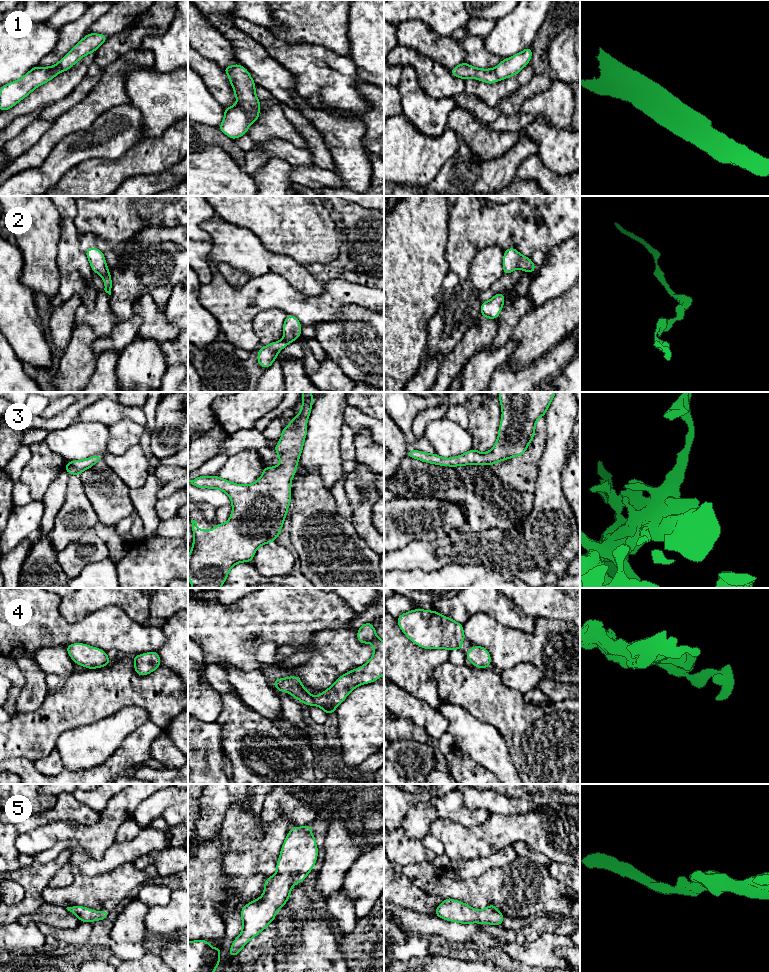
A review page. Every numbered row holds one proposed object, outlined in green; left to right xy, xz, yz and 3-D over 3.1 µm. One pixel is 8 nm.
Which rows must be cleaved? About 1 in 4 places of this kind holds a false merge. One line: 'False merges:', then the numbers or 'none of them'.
False merges: none of them

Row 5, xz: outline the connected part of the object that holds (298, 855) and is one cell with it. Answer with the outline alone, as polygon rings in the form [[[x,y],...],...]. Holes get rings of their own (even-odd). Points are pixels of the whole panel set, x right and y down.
[[[311,825],[292,827],[282,845],[277,873],[266,879],[262,896],[243,906],[242,932],[234,939],[230,957],[274,921],[276,912],[287,903],[292,886],[303,882],[316,863],[318,849]]]

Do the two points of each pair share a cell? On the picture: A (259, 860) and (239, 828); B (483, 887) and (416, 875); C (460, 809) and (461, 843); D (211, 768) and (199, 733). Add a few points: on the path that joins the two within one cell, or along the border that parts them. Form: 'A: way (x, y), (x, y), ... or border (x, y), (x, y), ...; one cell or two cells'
A: way (251, 852), (251, 848), (244, 836); one cell
B: way (466, 887), (445, 887), (433, 881); one cell
C: border (437, 818), (447, 818), (464, 826), (483, 823); two cells
D: way (211, 759), (211, 745), (208, 742); one cell

